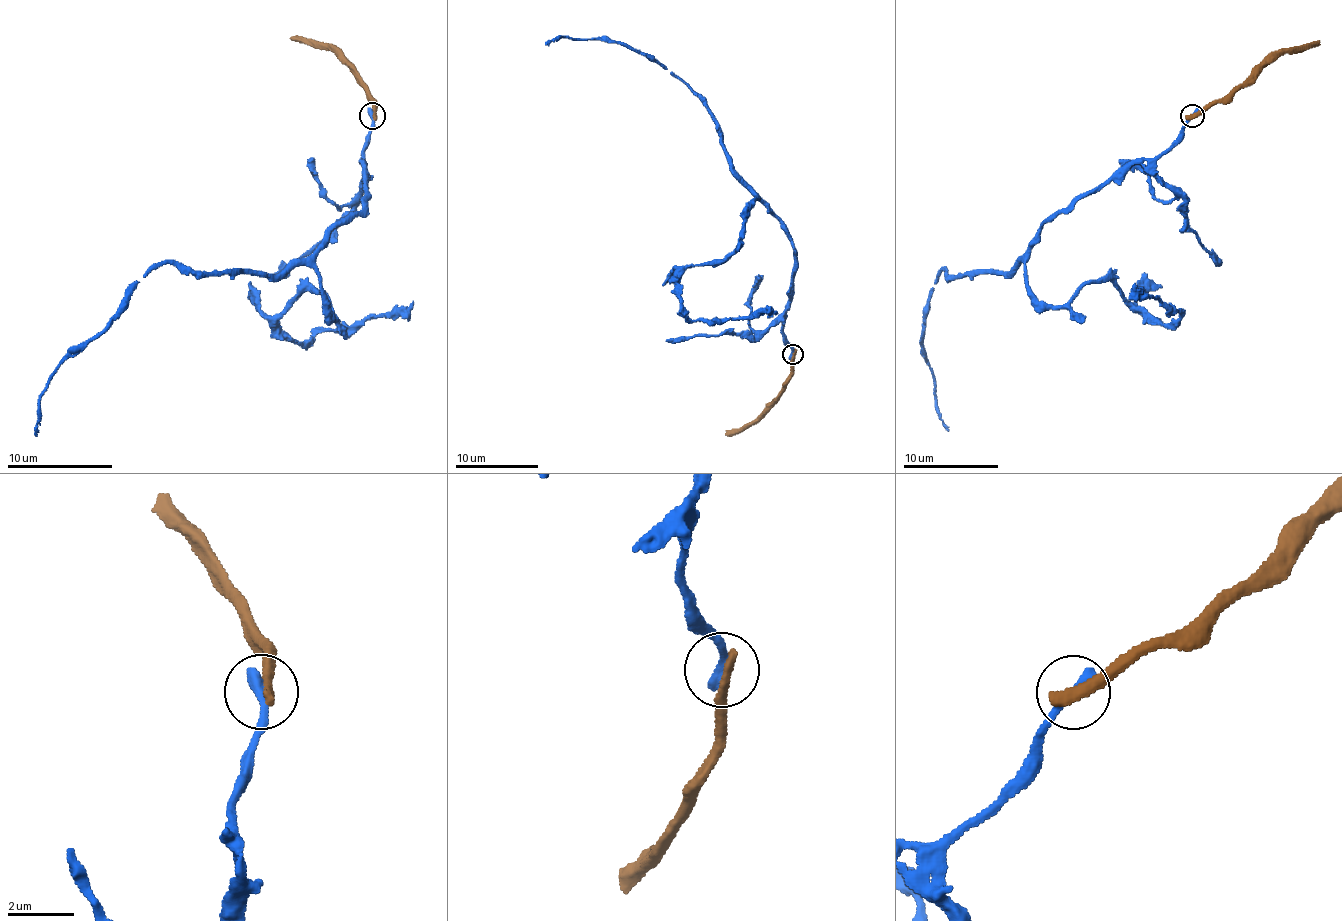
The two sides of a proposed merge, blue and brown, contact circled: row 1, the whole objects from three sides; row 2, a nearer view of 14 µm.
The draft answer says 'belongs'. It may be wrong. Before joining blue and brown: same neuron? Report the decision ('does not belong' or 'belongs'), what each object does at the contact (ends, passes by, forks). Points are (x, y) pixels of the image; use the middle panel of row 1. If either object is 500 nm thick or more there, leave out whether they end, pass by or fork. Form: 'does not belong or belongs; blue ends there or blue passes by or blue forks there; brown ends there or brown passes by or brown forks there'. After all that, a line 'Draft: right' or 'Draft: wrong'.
does not belong; blue ends there; brown ends there
Draft: wrong

